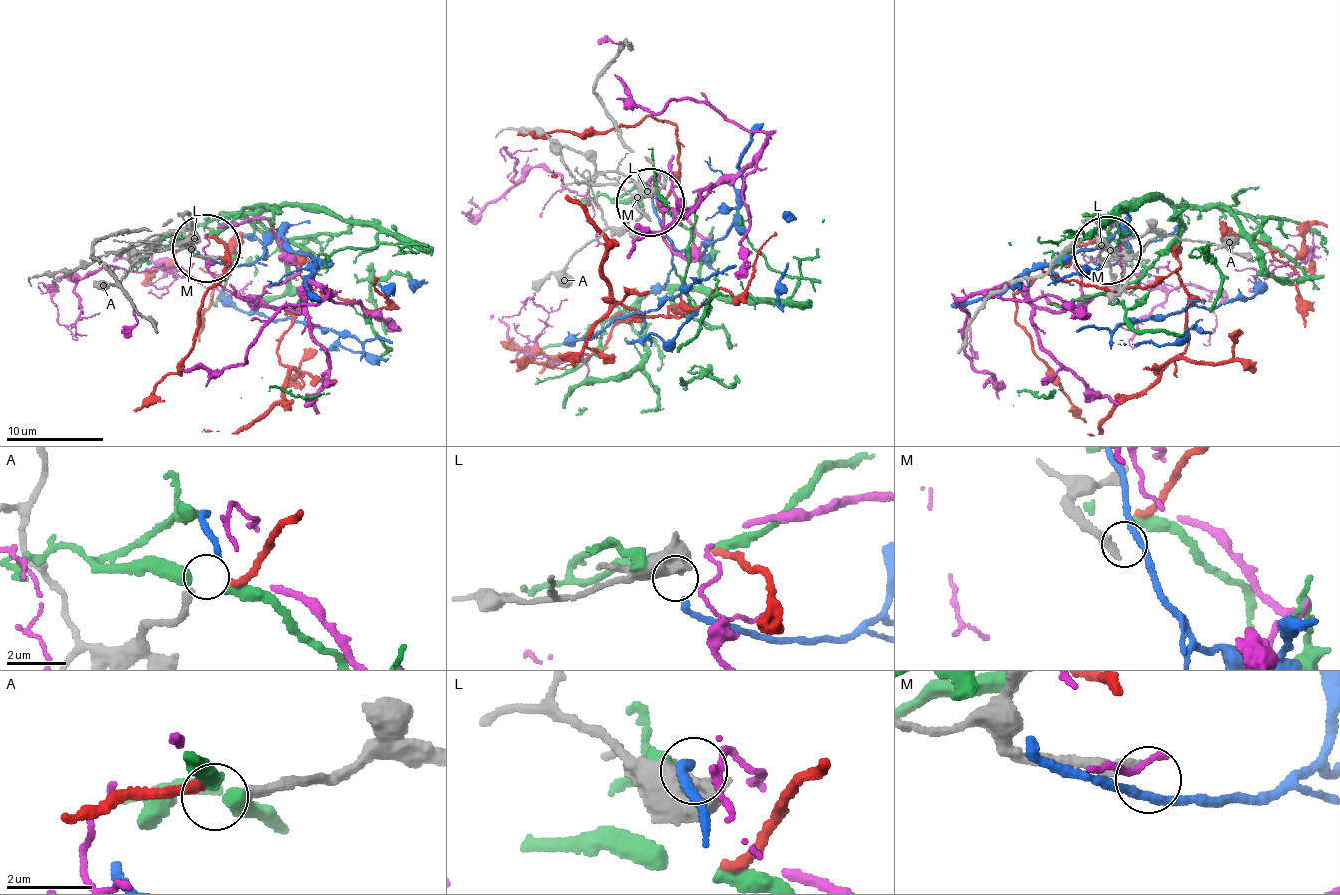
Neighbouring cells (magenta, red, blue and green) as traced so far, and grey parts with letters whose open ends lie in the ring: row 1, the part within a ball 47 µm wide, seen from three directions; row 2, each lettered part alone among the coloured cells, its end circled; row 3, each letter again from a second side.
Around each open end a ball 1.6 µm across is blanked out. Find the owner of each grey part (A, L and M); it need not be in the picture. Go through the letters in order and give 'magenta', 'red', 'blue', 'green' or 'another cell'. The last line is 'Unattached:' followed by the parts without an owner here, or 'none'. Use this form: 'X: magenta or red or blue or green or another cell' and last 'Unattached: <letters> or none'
A: red
L: blue
M: another cell
Unattached: M

